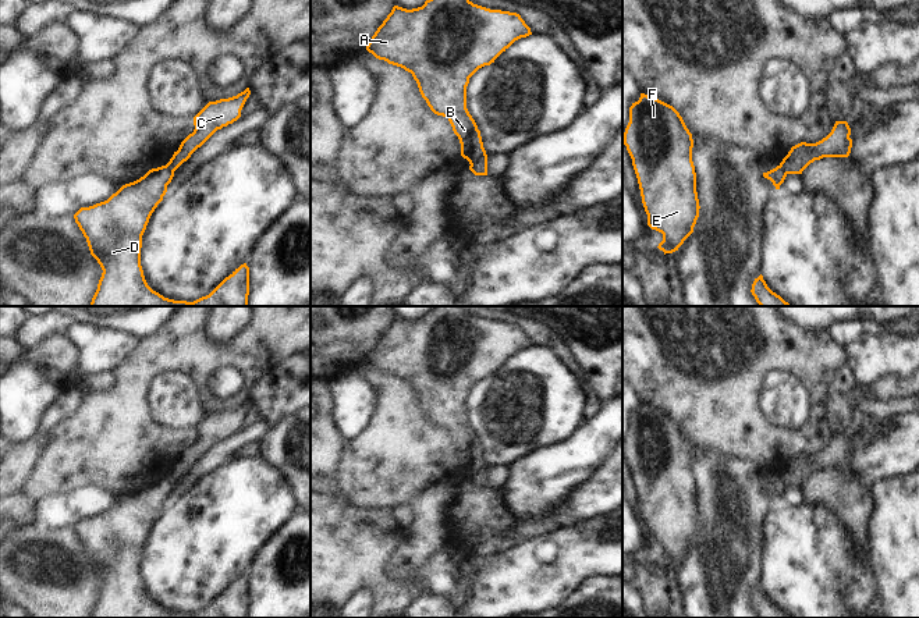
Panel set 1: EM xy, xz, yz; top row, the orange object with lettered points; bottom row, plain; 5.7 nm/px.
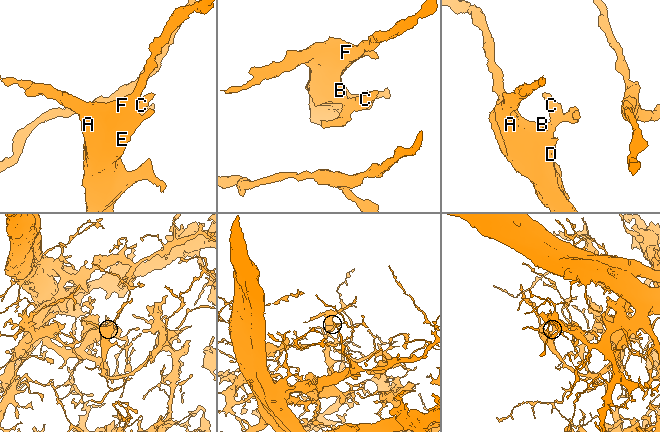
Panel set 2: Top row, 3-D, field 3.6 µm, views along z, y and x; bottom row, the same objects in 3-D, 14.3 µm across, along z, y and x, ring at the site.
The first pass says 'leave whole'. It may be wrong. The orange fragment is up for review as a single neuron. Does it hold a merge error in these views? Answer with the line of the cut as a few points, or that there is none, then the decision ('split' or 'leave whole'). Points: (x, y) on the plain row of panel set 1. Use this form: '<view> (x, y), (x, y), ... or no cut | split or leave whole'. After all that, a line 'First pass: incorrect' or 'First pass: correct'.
xz (485, 465), (471, 476) | split
First pass: incorrect

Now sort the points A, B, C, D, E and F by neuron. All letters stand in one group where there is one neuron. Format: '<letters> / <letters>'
A B D E F / C

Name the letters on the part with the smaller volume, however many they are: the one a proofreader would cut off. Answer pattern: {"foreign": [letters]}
{"foreign": ["C"]}

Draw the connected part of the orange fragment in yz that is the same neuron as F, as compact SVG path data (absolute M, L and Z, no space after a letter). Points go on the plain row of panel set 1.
M641 405L629 419L622 455L632 470L647 537L663 546L659 561L673 565L699 529L693 451L680 425Z

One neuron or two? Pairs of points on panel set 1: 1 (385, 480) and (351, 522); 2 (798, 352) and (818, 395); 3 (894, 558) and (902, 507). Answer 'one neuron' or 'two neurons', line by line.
1: two neurons
2: one neuron
3: one neuron

